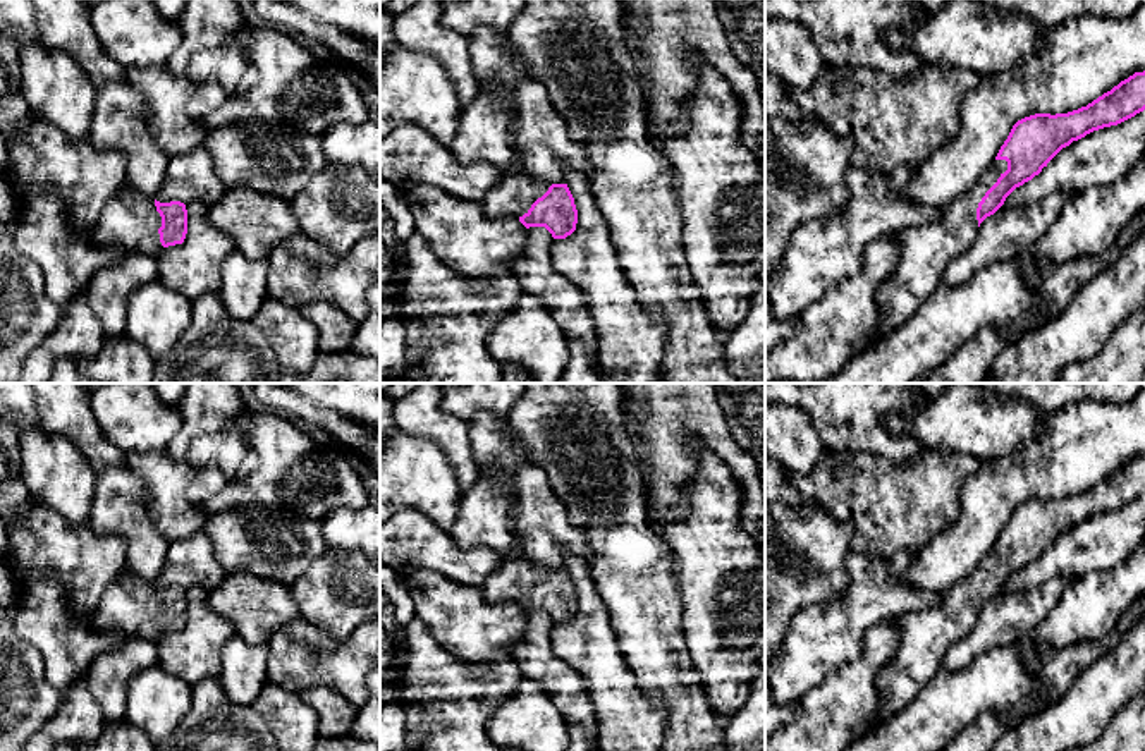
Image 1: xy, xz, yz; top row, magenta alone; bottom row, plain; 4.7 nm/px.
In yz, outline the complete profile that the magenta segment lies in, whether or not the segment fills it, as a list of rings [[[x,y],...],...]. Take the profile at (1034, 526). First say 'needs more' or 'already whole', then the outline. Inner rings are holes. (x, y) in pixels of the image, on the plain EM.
needs more; [[[1145,455],[1135,457],[1087,492],[1068,498],[1035,498],[1018,505],[994,548],[956,586],[927,608],[897,619],[901,631],[896,656],[877,679],[877,725],[897,715],[940,669],[944,653],[971,632],[980,608],[1006,583],[1032,565],[1073,526],[1117,510],[1145,495]]]

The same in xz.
needs more; [[[523,552],[502,557],[502,565],[481,586],[490,605],[517,603],[526,614],[545,612],[554,624],[576,615],[578,595],[567,569],[535,565]]]

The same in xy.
needs more; [[[124,569],[101,596],[93,627],[115,629],[126,636],[156,641],[168,631],[182,629],[186,619],[187,595],[184,588],[160,588]]]

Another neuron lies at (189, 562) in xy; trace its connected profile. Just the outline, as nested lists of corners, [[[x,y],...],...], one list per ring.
[[[198,531],[186,540],[172,540],[168,543],[167,559],[160,569],[155,584],[160,588],[201,586],[205,589],[217,588],[227,576],[220,565],[213,543],[205,531]]]

